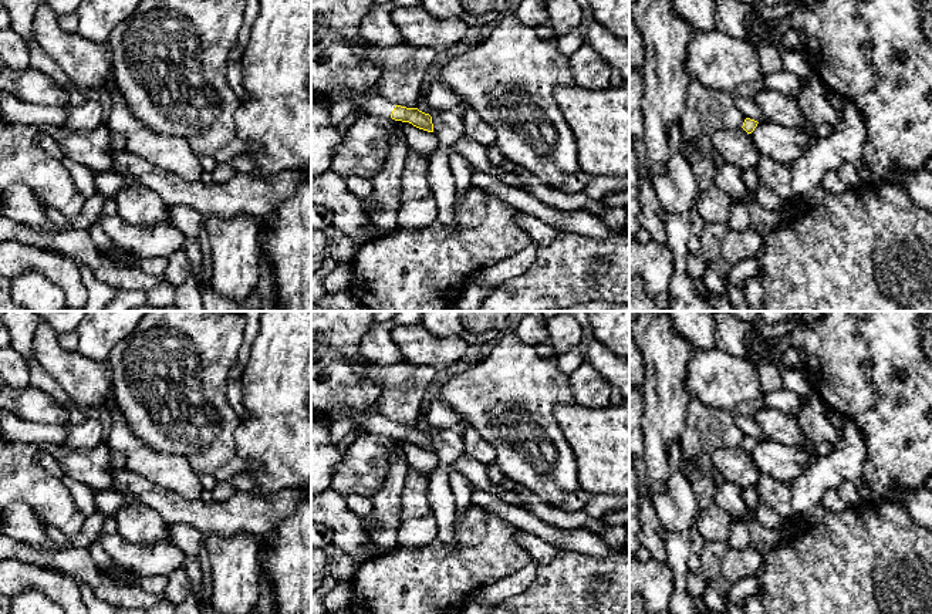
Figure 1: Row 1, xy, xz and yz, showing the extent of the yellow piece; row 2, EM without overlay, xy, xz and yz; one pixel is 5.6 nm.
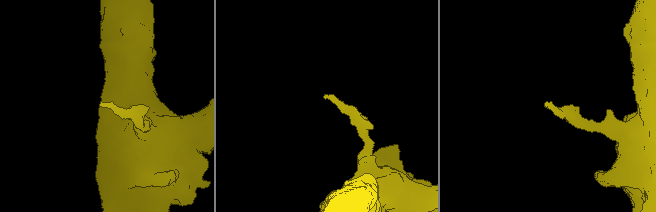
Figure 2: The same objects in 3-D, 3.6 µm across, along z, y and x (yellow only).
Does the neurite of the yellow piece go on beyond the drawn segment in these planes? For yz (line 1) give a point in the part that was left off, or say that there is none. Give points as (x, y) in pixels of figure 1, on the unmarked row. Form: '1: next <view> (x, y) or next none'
1: next none

